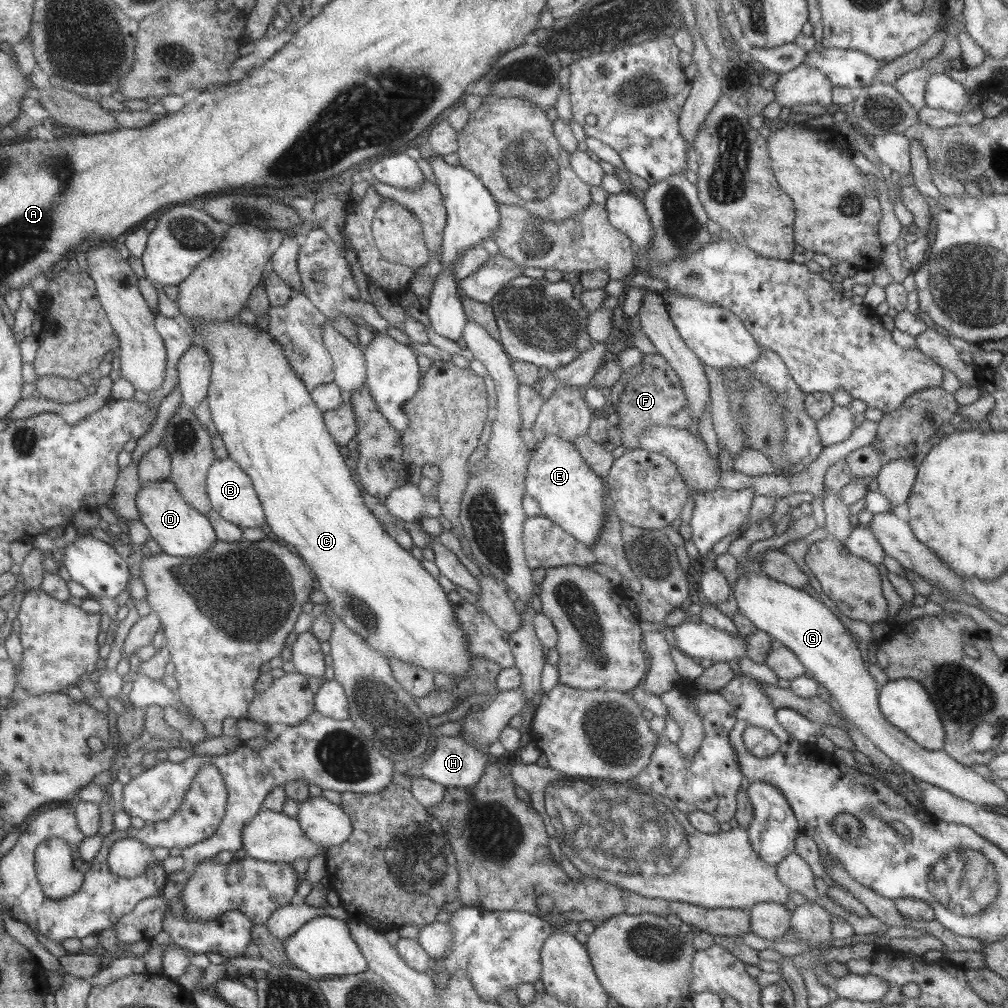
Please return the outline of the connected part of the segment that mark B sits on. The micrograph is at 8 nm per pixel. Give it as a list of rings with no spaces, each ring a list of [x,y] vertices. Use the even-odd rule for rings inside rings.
[[[228,457],[215,460],[206,474],[205,492],[207,493],[210,508],[219,513],[221,518],[242,528],[260,527],[266,522],[264,512],[251,485],[251,480],[233,460]]]

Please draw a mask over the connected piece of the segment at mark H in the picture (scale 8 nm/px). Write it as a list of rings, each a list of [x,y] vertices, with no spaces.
[[[458,735],[456,737],[441,736],[439,740],[440,744],[419,766],[421,776],[442,784],[444,787],[463,788],[475,785],[487,766],[489,755],[475,750],[472,746],[463,742]]]

